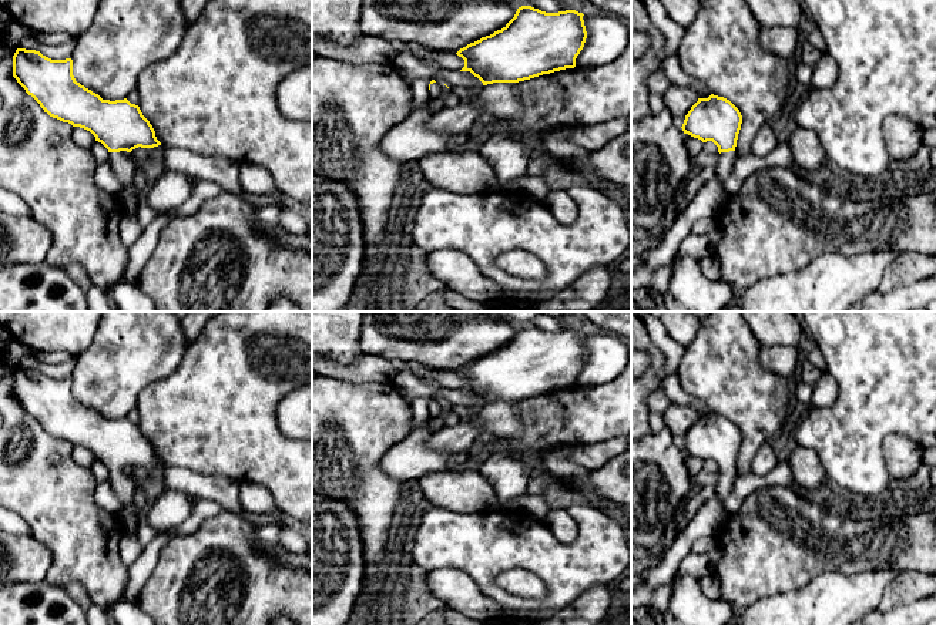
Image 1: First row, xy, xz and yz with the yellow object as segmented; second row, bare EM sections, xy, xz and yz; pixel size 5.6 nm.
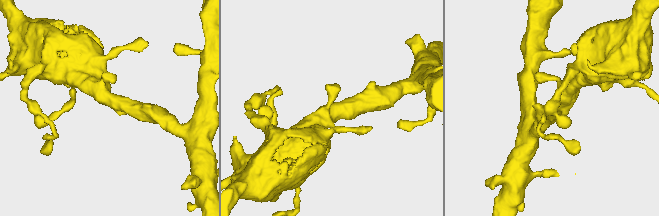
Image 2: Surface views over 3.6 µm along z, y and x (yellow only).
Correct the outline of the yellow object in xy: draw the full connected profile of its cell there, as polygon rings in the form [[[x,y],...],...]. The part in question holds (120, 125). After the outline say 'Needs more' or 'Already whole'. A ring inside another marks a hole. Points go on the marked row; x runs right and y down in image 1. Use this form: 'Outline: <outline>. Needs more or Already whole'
Outline: [[[17,48],[13,56],[13,77],[31,95],[50,117],[73,127],[90,131],[95,141],[110,152],[110,164],[121,182],[117,194],[124,212],[135,212],[141,195],[134,191],[134,161],[130,152],[138,147],[154,148],[161,145],[150,121],[142,115],[138,105],[124,100],[103,100],[98,94],[76,81],[73,60],[51,60],[36,50]]]. Needs more

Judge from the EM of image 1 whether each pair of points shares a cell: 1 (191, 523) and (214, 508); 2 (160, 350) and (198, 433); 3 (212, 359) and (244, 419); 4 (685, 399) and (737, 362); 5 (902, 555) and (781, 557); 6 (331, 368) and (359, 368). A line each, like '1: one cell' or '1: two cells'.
1: one cell
2: two cells
3: one cell
4: two cells
5: one cell
6: one cell

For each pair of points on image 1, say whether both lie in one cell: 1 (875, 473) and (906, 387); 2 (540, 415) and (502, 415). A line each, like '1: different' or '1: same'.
1: same
2: different

